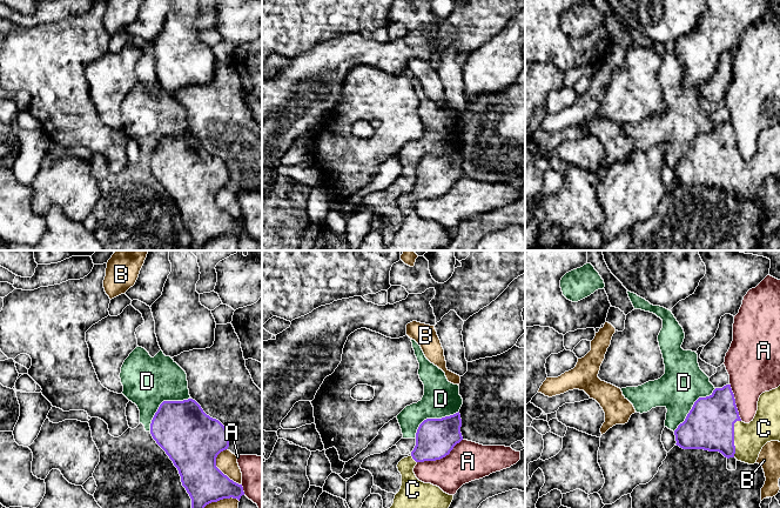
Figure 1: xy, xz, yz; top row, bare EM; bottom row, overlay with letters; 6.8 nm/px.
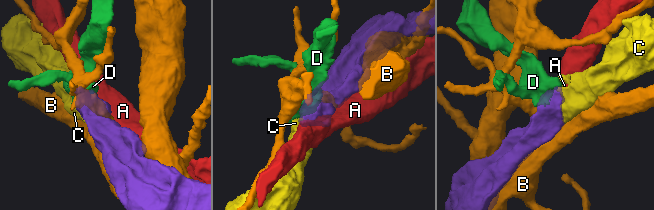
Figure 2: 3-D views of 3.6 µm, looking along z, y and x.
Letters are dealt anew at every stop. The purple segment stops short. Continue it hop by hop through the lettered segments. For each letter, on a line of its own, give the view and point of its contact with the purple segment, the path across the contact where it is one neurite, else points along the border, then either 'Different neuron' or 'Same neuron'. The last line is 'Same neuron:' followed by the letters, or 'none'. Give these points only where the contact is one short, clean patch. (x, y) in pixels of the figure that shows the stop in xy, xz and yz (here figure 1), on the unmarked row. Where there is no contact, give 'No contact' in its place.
A: Touches purple at xz (439, 195). Different neuron
B: Touches purple at xy (219, 206). Different neuron
C: Touches purple at yz (733, 174). Same neuron
D: Touches purple at xy (162, 139). Boundary: xy (190, 134), (163, 138), (152, 156), (149, 167). Different neuron
Same neuron: C

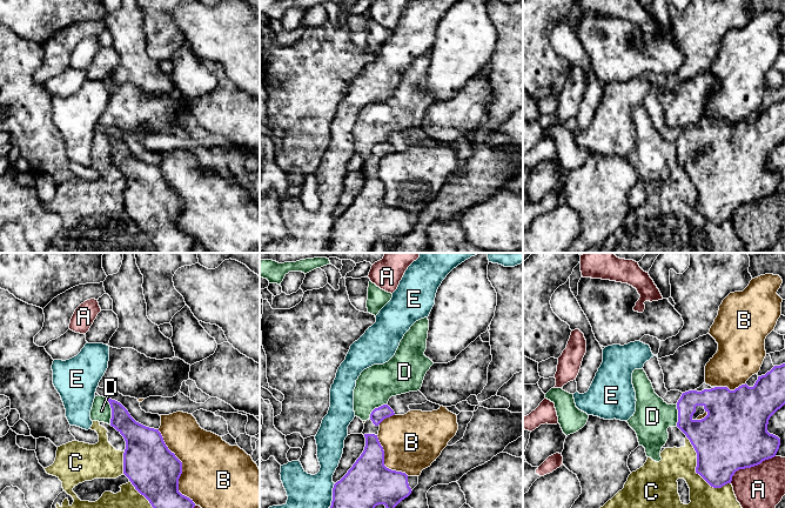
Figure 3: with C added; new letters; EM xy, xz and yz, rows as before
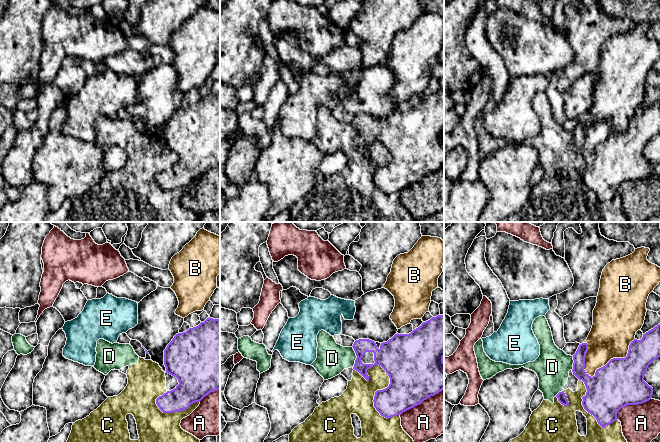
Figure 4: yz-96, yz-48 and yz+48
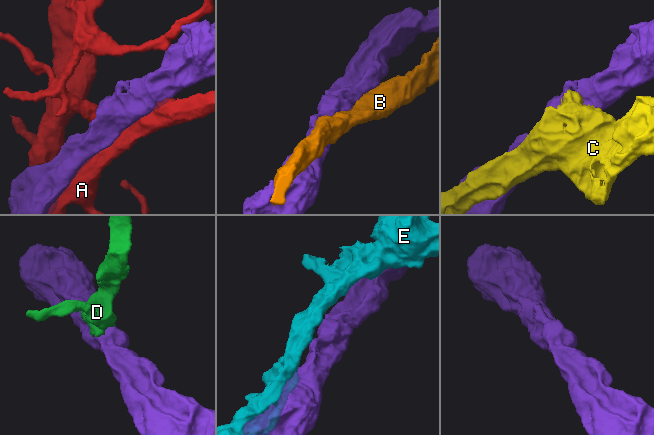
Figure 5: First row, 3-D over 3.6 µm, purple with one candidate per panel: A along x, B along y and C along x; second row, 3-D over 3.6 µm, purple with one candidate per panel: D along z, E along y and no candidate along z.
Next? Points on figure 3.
A: Touches purple at yz (750, 204). Different neuron
B: Touches purple at xy (181, 205). Different neuron
C: Touches purple at yz (696, 208). Different neuron
D: Touches purple at xy (112, 148). Boundary: xy (106, 135), (111, 145), (111, 160). Different neuron
E: Touches purple at xz (333, 232). Different neuron
Same neuron: none

